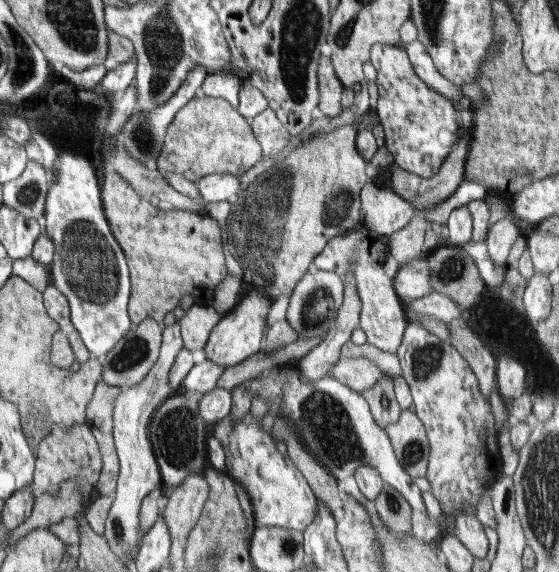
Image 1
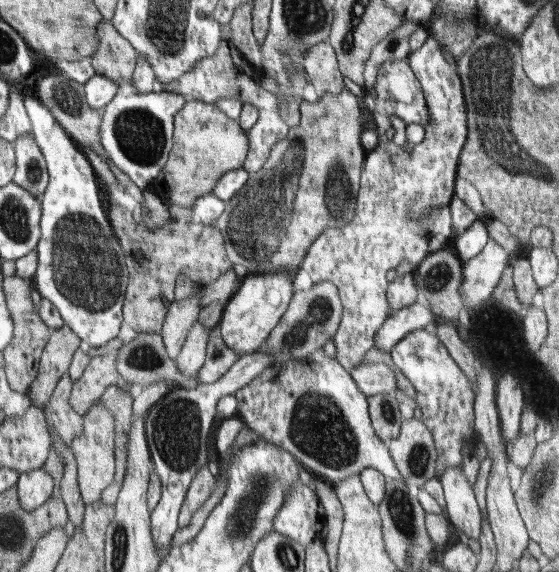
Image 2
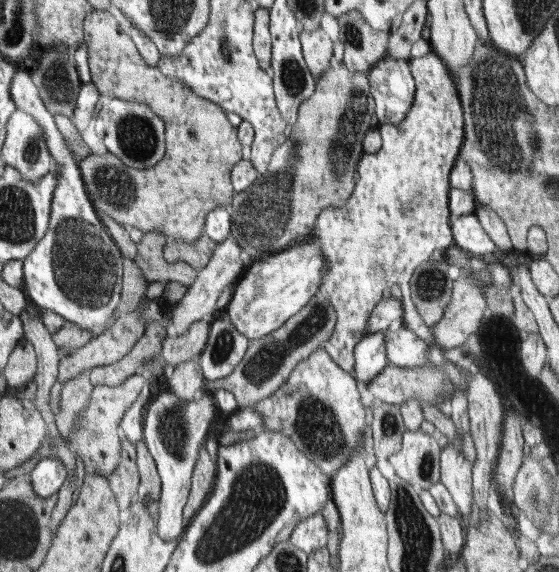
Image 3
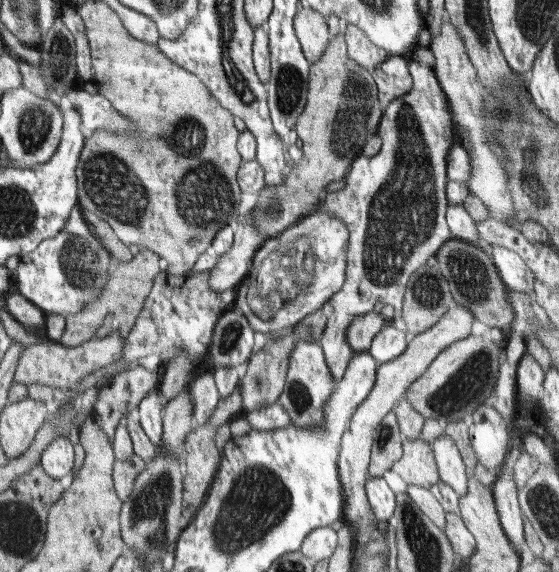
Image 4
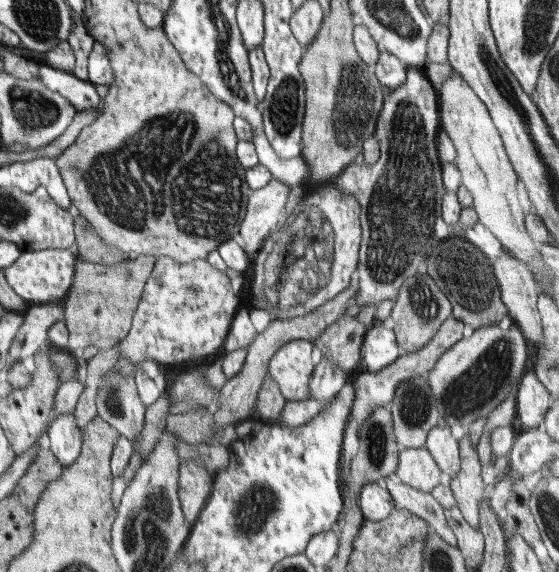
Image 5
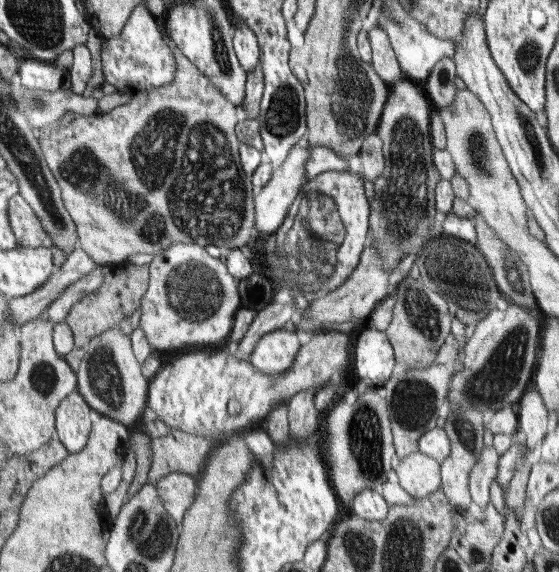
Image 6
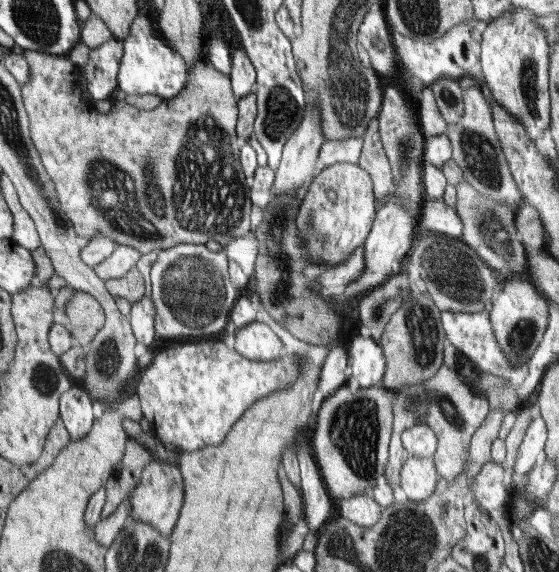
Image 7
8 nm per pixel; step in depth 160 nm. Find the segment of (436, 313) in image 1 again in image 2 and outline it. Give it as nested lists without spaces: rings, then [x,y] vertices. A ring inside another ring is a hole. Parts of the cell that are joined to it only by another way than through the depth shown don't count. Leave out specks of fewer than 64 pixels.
[[[412,303],[403,310],[390,314],[384,324],[375,332],[374,349],[391,351],[406,334],[436,324],[436,316],[427,305]]]

